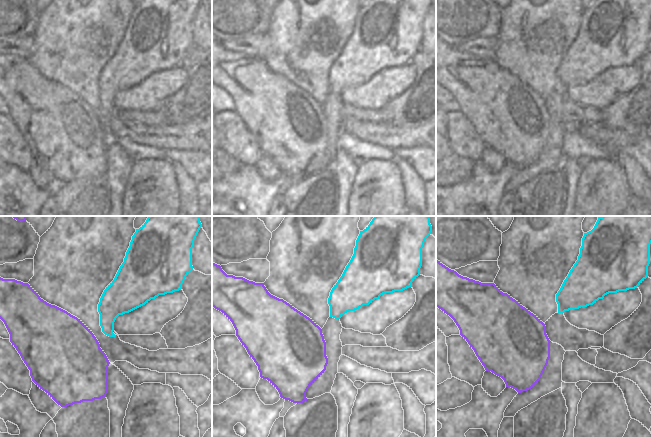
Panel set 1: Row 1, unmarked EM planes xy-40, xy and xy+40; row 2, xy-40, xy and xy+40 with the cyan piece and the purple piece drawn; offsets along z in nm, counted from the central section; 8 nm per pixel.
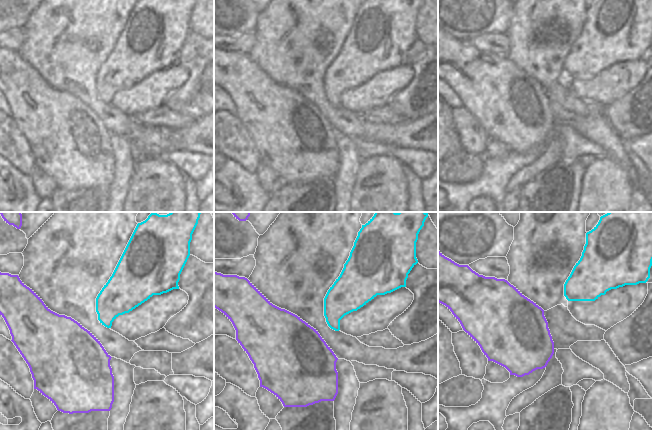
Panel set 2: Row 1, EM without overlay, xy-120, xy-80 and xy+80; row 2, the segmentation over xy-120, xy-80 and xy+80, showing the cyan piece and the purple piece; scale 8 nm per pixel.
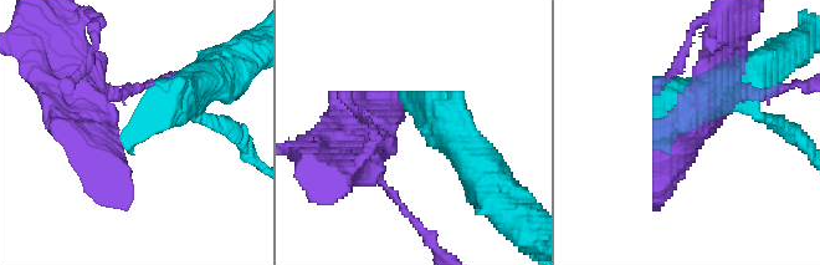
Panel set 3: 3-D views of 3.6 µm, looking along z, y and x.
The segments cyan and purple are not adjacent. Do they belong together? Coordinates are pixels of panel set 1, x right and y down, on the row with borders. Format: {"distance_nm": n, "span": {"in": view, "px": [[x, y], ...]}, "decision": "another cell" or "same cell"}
{"distance_nm": 70, "span": {"in": "xy-40", "px": [[102, 331], [95, 337]]}, "decision": "another cell"}

